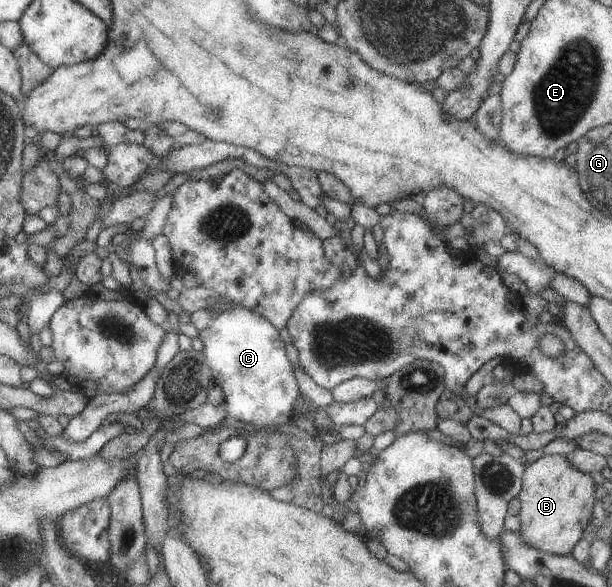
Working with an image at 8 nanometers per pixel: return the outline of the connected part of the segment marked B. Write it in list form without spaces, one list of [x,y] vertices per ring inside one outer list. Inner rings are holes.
[[[544,454],[524,468],[517,498],[521,538],[536,549],[562,556],[570,553],[591,521],[595,483],[591,474],[576,469],[564,454]]]

